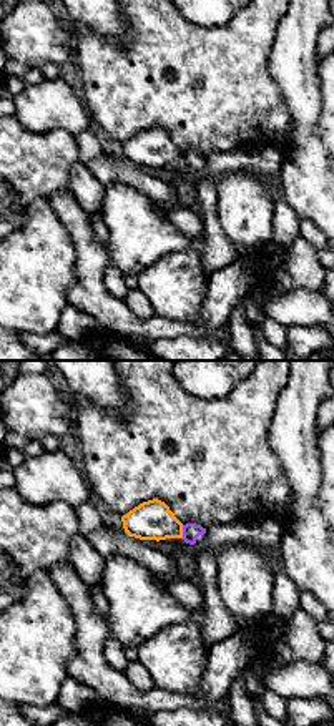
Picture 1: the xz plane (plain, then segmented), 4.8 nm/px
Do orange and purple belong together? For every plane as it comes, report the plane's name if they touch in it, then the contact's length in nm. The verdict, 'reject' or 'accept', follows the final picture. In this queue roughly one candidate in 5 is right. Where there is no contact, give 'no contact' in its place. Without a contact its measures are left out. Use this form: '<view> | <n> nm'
xz | 60 nm

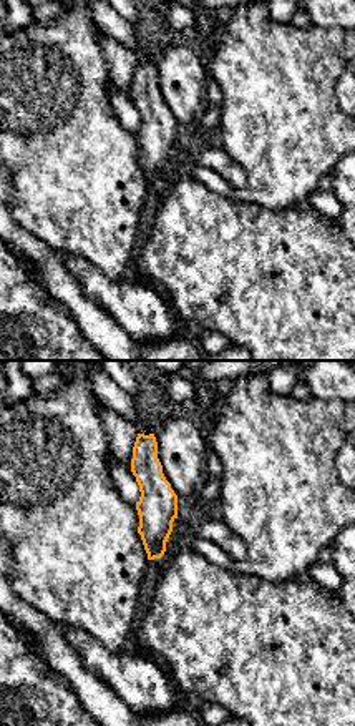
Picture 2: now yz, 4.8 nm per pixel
yz | 40 nm

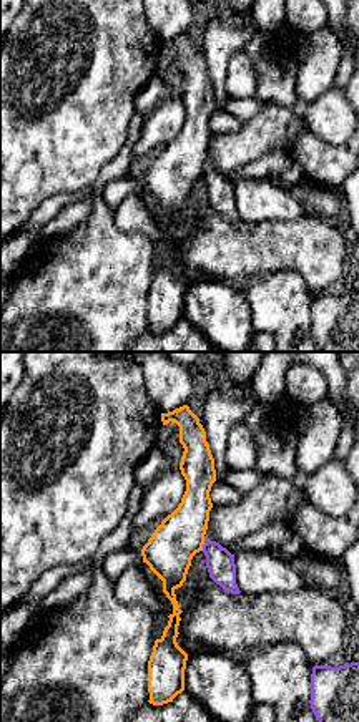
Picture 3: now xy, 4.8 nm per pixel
xy | 60 nm

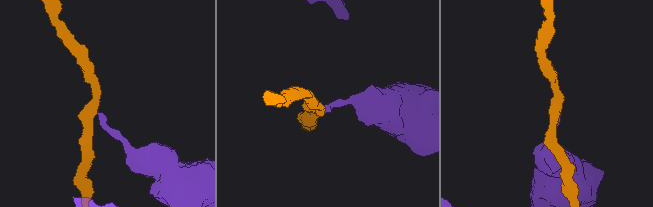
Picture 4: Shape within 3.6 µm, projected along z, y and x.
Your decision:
reject

